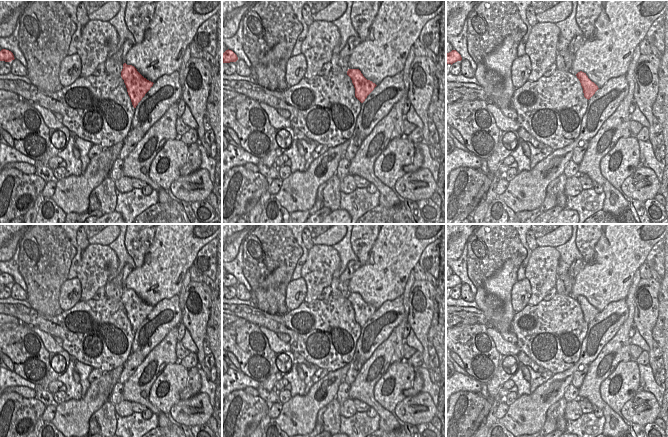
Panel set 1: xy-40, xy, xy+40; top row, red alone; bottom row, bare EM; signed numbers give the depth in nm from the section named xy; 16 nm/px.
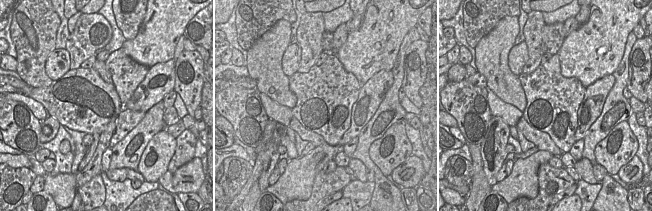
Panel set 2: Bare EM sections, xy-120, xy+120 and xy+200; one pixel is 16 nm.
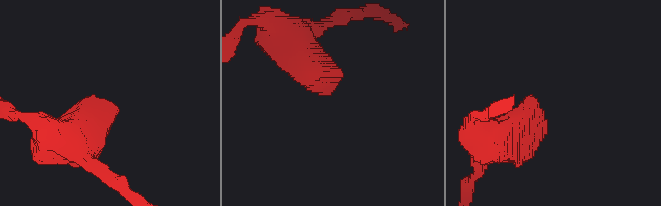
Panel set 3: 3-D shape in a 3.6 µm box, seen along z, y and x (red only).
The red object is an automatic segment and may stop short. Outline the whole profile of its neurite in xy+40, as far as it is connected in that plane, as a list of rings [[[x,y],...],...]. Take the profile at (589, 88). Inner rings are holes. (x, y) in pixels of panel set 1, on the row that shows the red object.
[[[582,71],[578,72],[576,76],[583,88],[584,97],[589,100],[599,89],[598,86],[588,78],[586,73]]]

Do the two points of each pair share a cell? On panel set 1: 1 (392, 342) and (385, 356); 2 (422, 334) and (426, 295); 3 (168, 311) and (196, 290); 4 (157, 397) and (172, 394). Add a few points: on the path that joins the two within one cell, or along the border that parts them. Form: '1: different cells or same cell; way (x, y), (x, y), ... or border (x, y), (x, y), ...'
1: same cell; way (392, 345), (392, 349), (388, 353)
2: same cell; way (422, 324), (423, 305)
3: different cells; border (183, 312), (180, 321)
4: same cell; way (161, 398), (168, 394)

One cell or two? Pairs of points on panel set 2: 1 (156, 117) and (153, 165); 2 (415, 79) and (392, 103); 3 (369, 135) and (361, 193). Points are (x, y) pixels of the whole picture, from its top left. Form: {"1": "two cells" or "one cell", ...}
{"1": "two cells", "2": "two cells", "3": "two cells"}

